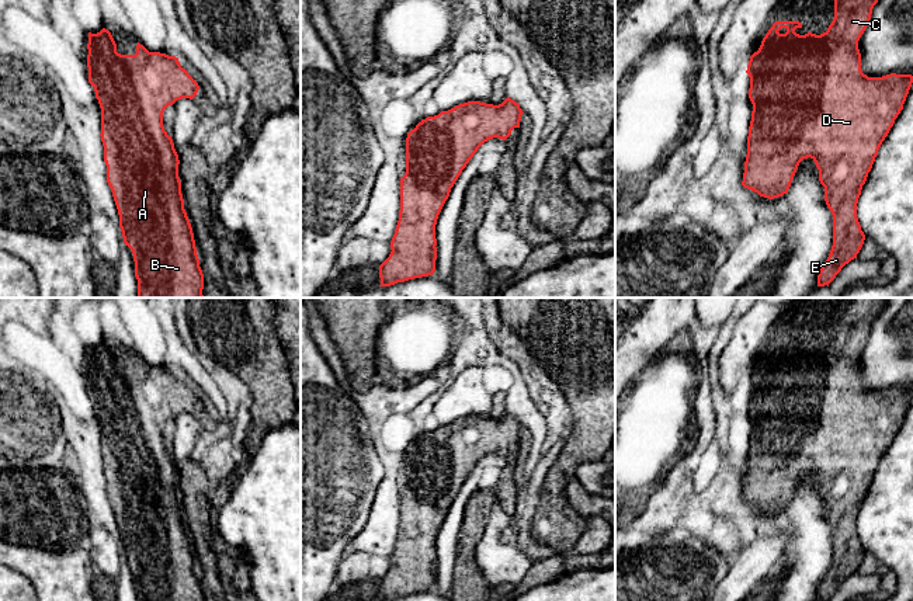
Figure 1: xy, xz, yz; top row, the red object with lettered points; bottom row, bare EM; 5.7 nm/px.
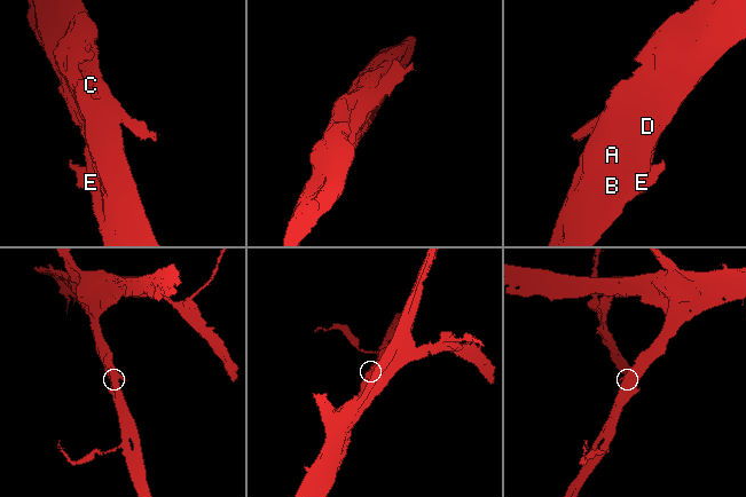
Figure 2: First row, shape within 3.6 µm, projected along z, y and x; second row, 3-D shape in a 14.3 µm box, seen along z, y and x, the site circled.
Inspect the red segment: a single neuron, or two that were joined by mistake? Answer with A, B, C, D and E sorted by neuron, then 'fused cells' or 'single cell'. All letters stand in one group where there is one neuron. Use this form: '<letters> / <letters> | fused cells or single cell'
A B C D E | single cell

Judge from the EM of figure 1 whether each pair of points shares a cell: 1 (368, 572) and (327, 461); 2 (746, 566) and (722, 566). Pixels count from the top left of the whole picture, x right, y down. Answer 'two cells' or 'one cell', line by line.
1: two cells
2: two cells

